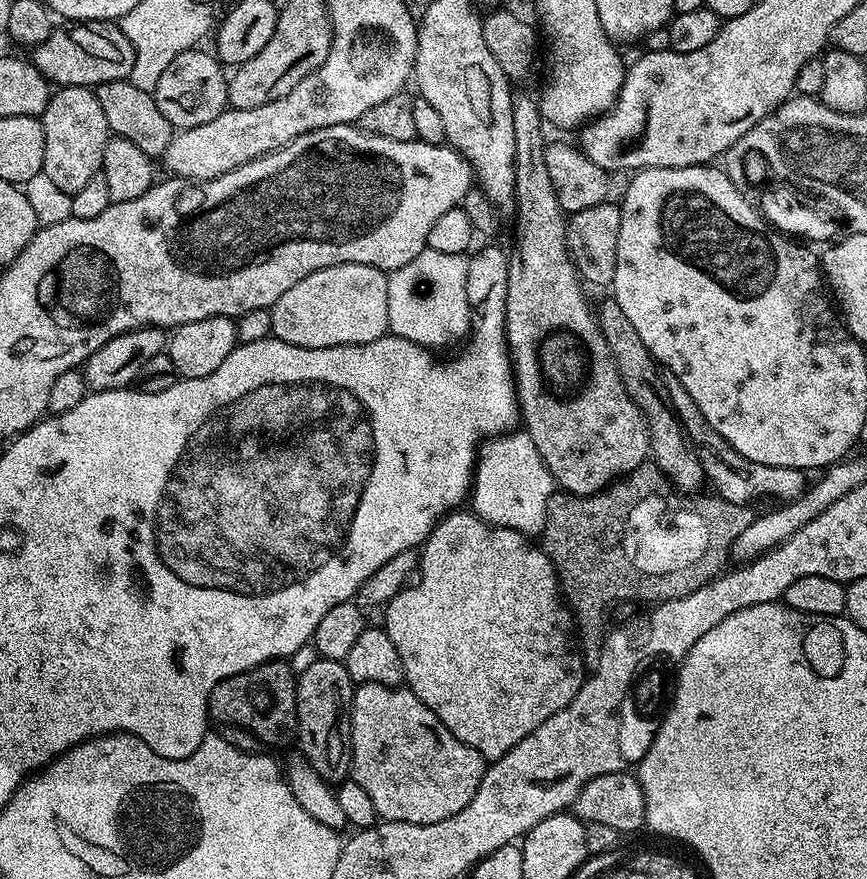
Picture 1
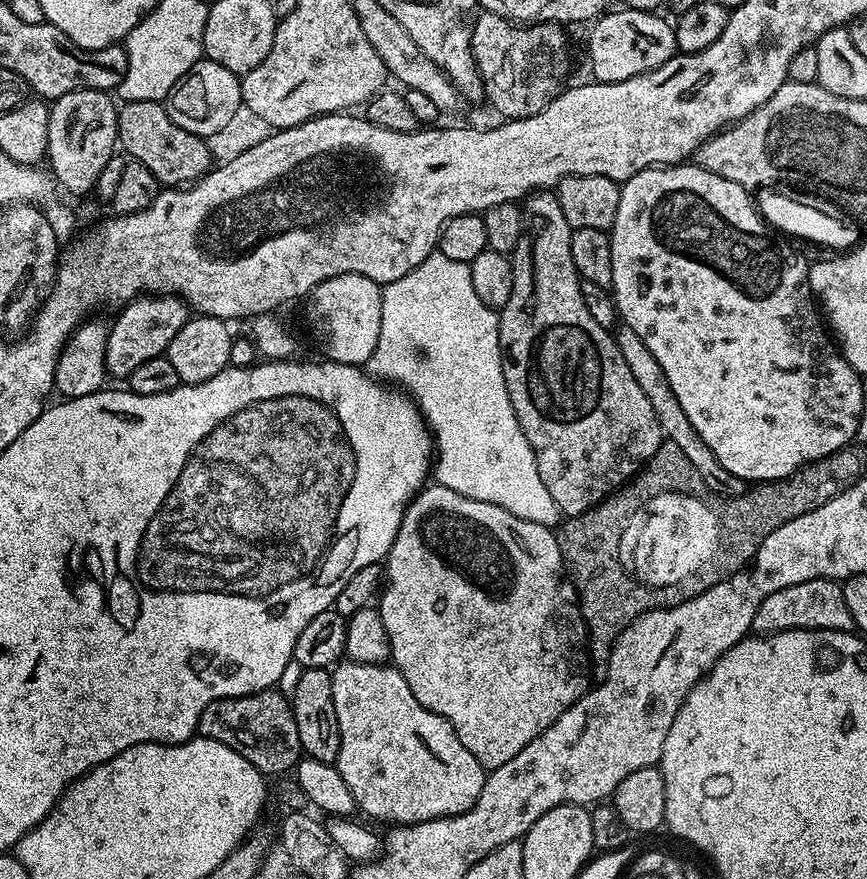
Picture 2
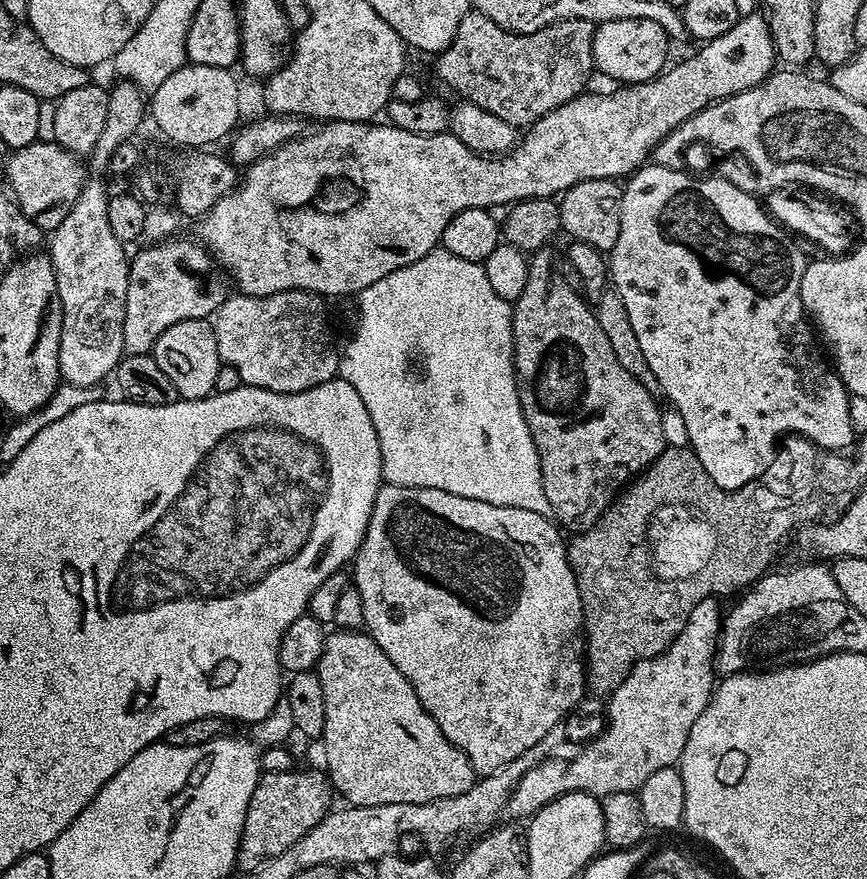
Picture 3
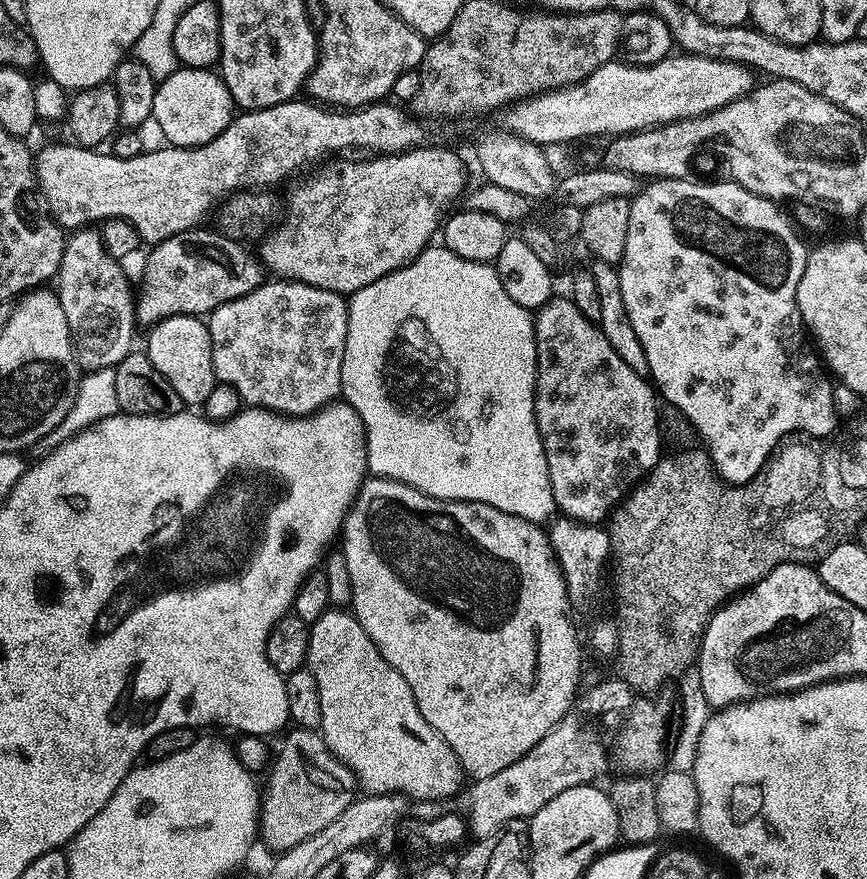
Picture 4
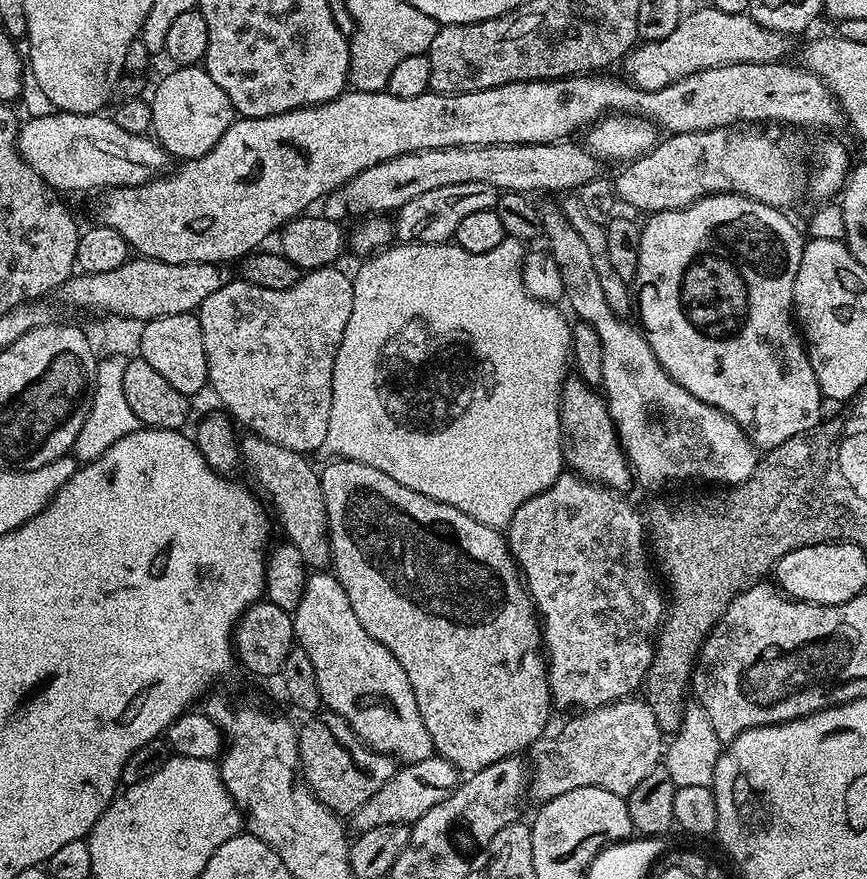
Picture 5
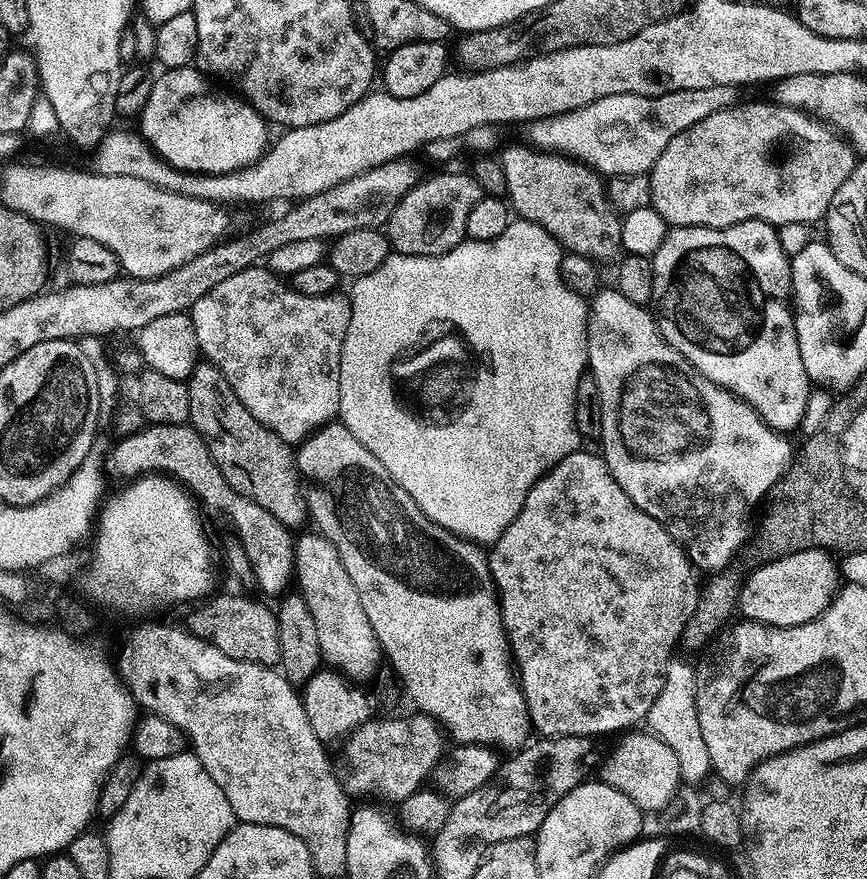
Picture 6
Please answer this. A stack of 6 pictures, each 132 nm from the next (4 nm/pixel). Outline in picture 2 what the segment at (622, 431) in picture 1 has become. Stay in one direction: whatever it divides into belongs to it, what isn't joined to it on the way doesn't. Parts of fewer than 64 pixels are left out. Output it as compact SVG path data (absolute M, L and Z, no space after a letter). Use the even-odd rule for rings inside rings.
M541 190L533 192L531 196L527 197L522 204L523 211L523 232L517 240L515 248L511 249L510 259L512 261L512 285L510 286L510 298L506 298L504 307L499 309L498 315L500 317L500 353L504 355L504 377L506 378L506 390L510 394L510 402L514 406L514 414L518 418L518 426L522 426L522 434L526 434L526 442L530 442L530 446L534 450L534 458L538 466L538 474L542 478L542 486L546 486L546 490L550 490L550 498L554 498L554 506L558 506L561 517L567 518L569 516L577 516L586 510L593 508L595 504L601 504L606 497L612 495L617 488L628 483L637 472L641 471L647 465L648 460L658 450L658 446L663 442L664 431L658 426L658 418L654 414L654 406L650 406L650 401L647 400L646 394L642 394L642 390L638 386L638 382L634 382L634 374L630 374L630 366L626 366L626 362L622 359L622 350L618 350L616 345L615 335L609 329L603 328L594 320L593 315L586 310L586 305L582 298L582 291L580 291L580 275L576 273L574 266L574 258L570 254L570 242L572 241L572 229L566 222L566 214L562 214L562 206L558 202L555 191Z

